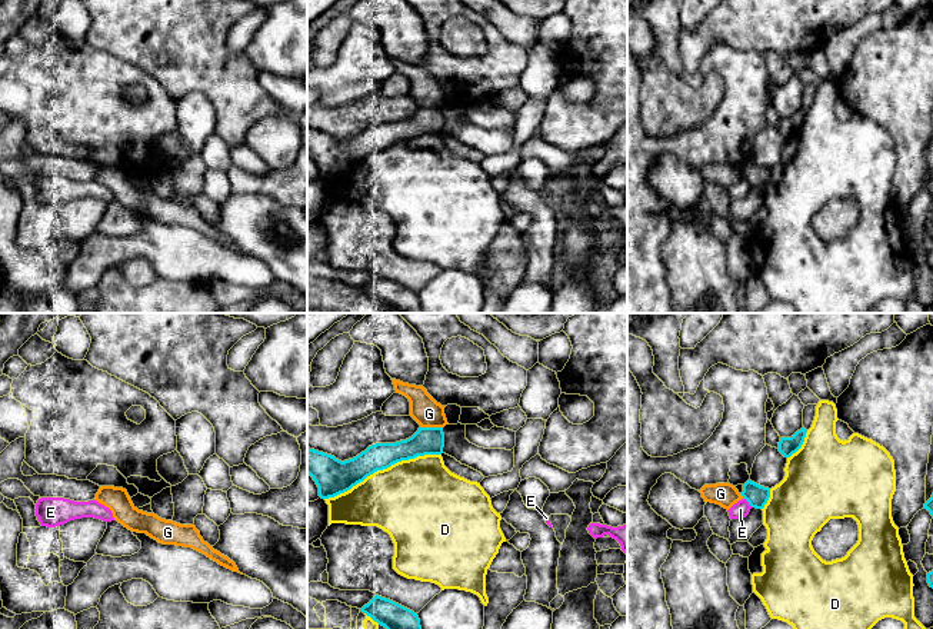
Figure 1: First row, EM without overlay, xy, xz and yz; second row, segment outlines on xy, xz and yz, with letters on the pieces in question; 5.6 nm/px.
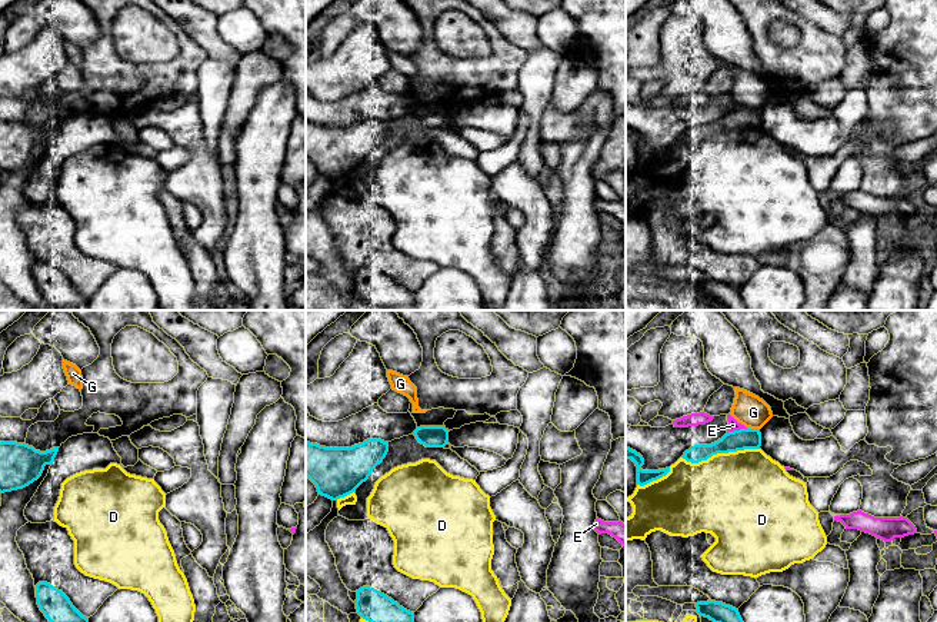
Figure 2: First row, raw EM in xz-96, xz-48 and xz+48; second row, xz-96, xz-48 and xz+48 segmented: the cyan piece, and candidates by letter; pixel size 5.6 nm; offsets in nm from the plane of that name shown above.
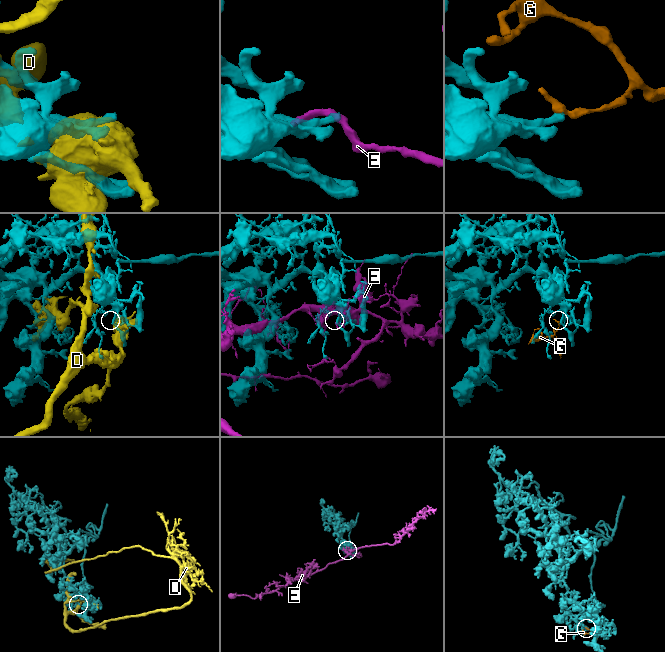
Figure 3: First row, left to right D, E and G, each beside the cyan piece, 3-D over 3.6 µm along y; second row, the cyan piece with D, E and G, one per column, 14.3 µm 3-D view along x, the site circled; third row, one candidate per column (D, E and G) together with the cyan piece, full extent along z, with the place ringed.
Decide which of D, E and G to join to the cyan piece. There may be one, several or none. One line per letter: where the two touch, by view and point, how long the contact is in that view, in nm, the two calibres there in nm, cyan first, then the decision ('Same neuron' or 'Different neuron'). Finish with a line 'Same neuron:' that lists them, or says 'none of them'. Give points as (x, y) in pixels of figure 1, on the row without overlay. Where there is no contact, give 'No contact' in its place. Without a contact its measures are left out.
D: Touches cyan at xz (382, 149). Shared border 700 nm. Thickness 180 nm (cyan) against 460 nm. Different neuron
E: Touches cyan at yz (747, 180). Shared border 80 nm. Thickness 120 nm (cyan) against 90 nm. Different neuron
G: Touches cyan at xz (432, 107). Shared border 130 nm. Thickness 160 nm (cyan) against 160 nm. Different neuron
Same neuron: none of them

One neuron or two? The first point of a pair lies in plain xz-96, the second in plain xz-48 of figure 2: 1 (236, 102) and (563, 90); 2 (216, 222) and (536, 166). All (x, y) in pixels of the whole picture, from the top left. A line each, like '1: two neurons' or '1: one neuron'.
1: one neuron
2: two neurons

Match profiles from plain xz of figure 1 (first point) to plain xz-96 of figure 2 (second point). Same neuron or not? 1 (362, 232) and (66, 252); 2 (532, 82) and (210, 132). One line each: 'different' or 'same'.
1: same
2: same

